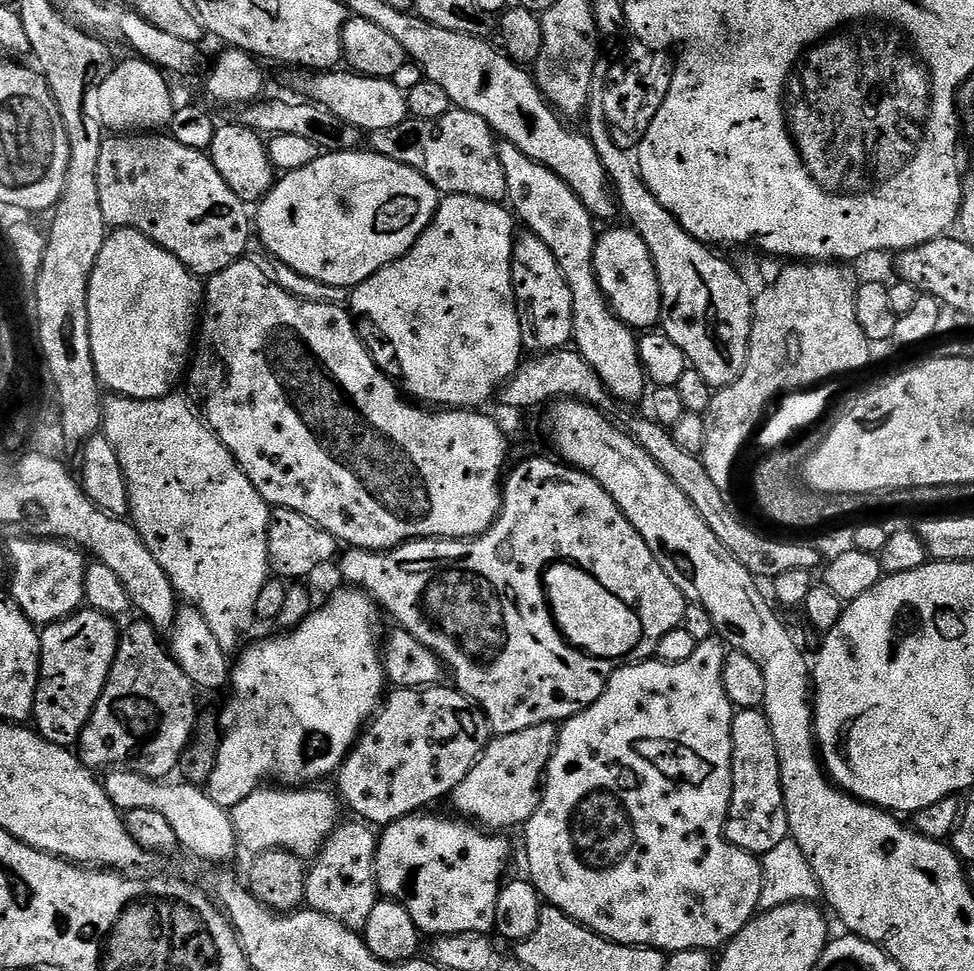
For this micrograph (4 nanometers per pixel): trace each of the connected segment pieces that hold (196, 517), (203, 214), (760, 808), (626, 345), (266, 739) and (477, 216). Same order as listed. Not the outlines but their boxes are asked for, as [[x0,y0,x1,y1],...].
[[102,394,270,654],[98,134,254,278],[724,709,789,858],[500,143,646,401],[206,586,386,809],[351,195,525,410]]

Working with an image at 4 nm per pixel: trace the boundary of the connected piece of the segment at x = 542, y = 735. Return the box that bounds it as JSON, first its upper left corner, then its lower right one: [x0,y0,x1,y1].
[450,724,557,830]

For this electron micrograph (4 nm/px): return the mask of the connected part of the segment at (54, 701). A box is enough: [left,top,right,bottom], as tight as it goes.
[31,607,121,748]

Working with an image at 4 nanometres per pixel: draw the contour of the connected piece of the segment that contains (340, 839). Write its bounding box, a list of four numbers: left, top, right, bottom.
[305,823,378,933]

